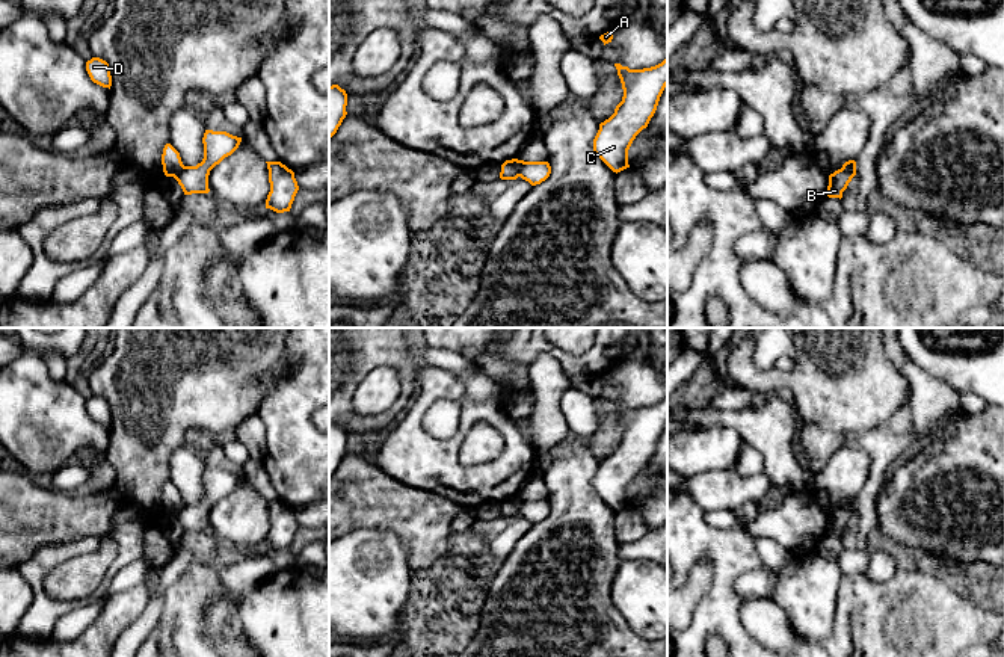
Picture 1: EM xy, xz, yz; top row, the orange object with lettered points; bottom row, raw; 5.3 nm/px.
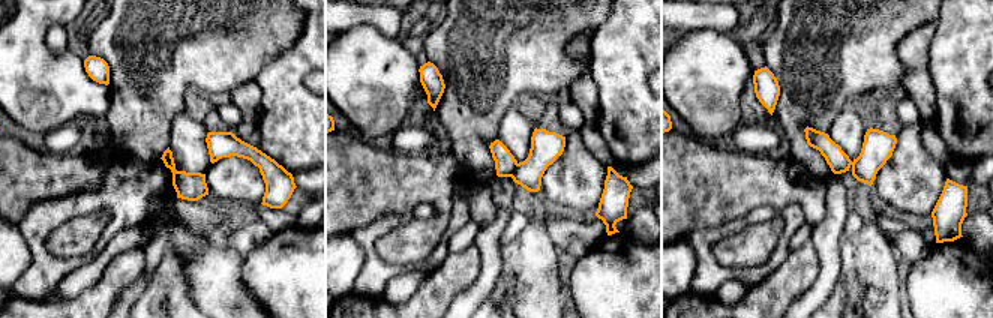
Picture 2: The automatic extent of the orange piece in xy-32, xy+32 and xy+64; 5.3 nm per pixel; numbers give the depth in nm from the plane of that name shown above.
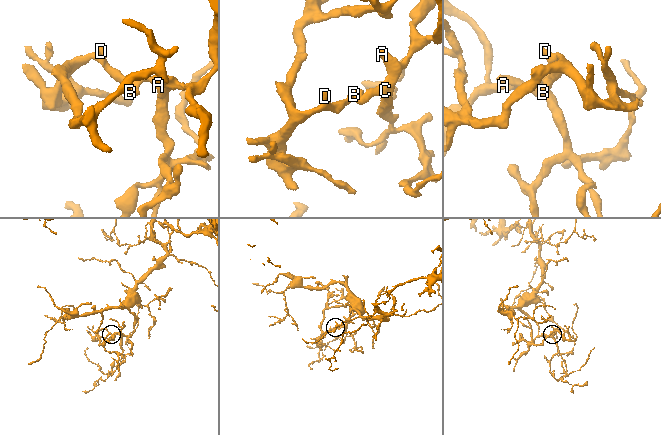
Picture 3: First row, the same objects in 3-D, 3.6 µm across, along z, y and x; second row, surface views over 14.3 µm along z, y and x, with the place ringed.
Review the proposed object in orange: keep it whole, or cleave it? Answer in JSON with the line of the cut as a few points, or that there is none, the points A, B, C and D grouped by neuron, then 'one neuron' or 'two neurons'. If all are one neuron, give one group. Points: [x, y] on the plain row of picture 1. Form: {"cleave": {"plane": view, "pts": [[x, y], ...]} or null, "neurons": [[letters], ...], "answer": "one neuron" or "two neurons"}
{"cleave": {"plane": "xz", "pts": [[517, 499], [520, 514]]}, "neurons": [["A", "B", "C"], ["D"]], "answer": "two neurons"}

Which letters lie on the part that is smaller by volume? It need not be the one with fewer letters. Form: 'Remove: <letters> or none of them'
Remove: D

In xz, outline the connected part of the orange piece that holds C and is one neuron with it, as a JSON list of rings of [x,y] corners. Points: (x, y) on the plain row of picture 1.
[[[667,396],[643,408],[630,408],[621,402],[614,405],[624,435],[614,452],[599,462],[593,477],[593,491],[617,512],[630,506],[628,488],[636,474],[648,465],[667,424]]]

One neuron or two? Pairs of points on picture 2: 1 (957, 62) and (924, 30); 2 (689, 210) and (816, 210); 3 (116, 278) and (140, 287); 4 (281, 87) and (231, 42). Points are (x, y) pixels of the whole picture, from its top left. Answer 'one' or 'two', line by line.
1: two
2: one
3: two
4: two

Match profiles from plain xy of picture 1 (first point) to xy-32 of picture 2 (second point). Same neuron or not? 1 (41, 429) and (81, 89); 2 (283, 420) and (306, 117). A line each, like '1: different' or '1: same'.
1: same
2: same

